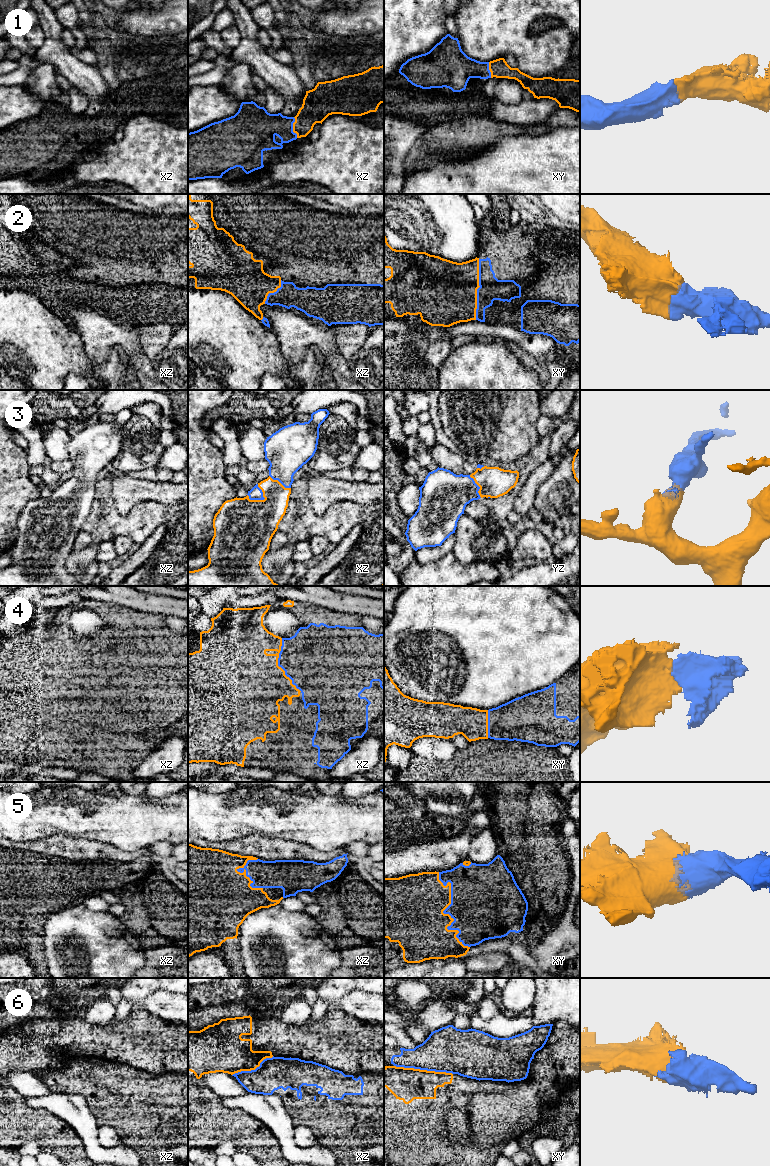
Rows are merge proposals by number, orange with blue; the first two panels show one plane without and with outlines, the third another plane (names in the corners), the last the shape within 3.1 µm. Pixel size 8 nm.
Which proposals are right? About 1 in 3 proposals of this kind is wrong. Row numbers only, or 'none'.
1, 2, 3, 4, 5

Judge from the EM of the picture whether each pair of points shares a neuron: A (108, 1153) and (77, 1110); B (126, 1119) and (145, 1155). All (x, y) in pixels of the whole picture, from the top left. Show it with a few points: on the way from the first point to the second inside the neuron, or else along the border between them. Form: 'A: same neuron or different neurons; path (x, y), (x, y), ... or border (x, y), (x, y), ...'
A: same neuron; path (96, 1147), (90, 1141), (86, 1127), (82, 1122)
B: same neuron; path (134, 1128), (141, 1135), (145, 1146)

